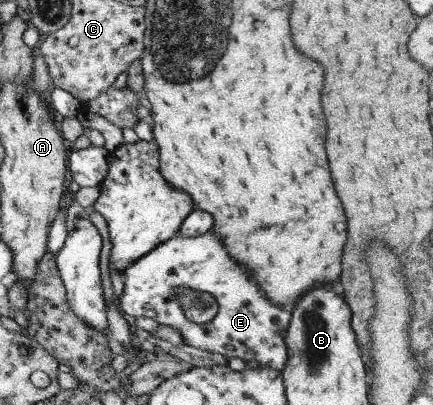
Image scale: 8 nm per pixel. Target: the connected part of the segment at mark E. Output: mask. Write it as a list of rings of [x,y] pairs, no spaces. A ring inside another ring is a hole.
[[[204,232],[196,237],[188,237],[177,233],[167,242],[160,243],[131,263],[122,273],[124,281],[123,294],[118,297],[117,305],[131,322],[139,317],[150,317],[160,326],[170,326],[180,334],[187,334],[184,343],[196,349],[206,350],[224,357],[240,357],[245,363],[258,361],[262,367],[268,366],[281,372],[288,361],[287,345],[284,332],[291,320],[290,311],[286,307],[274,305],[266,299],[266,295],[258,289],[252,275],[238,265],[226,251],[224,243],[214,233]],[[198,309],[206,315],[205,324],[192,324],[192,311]]]

